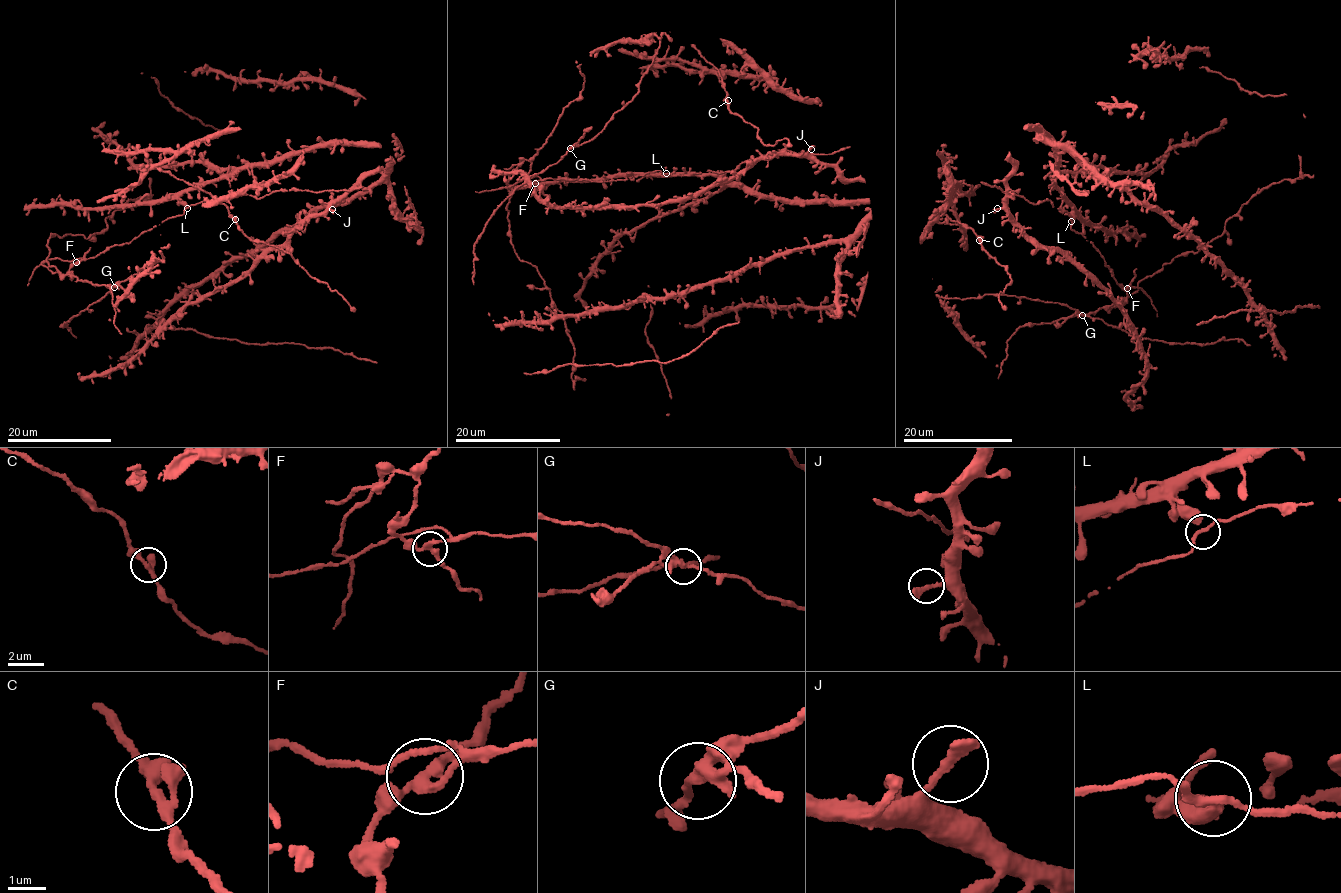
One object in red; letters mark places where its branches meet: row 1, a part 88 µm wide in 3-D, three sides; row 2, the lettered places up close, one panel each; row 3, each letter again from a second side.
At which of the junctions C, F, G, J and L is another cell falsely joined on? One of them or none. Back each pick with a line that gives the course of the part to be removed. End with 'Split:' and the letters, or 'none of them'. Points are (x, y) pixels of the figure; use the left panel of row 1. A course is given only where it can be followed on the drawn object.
F: Course of the part to remove: (76, 263), (72, 275), (51, 267), (50, 235), (103, 232), (106, 218), (149, 196), (149, 178)
Split: F

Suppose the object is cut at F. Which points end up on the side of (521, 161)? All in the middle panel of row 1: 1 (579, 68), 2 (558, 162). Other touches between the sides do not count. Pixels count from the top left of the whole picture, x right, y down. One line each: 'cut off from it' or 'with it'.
1: with it
2: cut off from it

